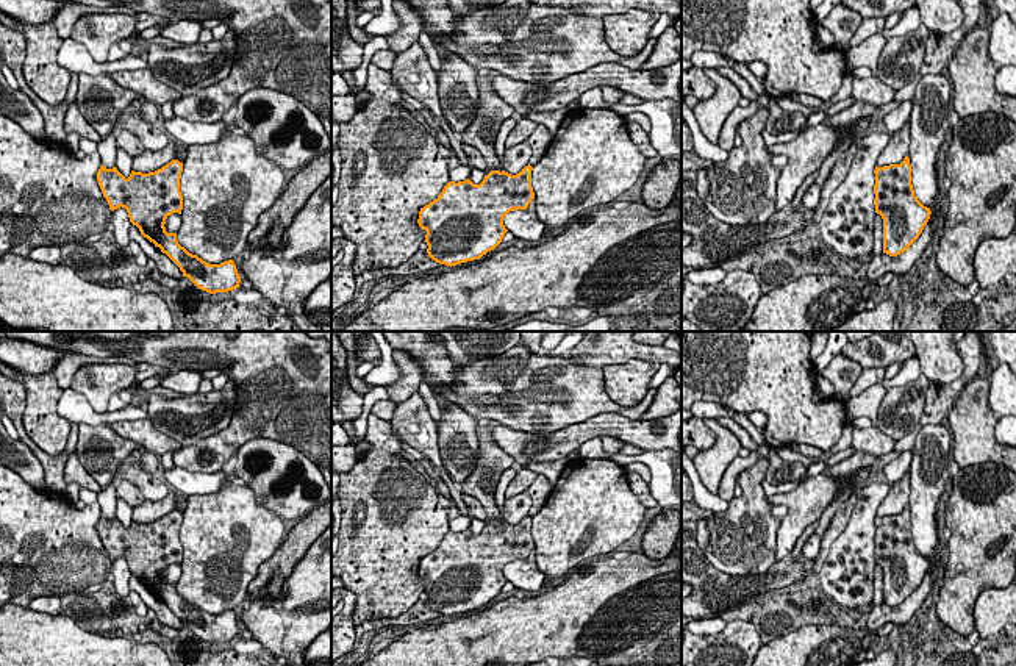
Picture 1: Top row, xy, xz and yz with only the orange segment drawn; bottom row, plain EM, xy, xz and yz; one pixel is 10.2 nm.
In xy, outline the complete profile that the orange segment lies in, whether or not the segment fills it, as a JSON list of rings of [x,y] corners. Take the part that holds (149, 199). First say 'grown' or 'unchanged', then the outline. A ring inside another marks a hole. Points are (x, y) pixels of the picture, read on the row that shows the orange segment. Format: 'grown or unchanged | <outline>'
unchanged | [[[178,159],[148,174],[131,170],[128,178],[117,167],[100,166],[97,181],[109,209],[125,208],[130,222],[180,267],[183,277],[209,294],[233,291],[241,283],[233,260],[209,264],[181,247],[177,233],[166,231],[166,219],[183,209],[181,172],[183,163]]]

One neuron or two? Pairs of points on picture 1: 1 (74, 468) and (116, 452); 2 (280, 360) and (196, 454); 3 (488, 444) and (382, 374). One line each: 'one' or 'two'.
1: one
2: one
3: two

